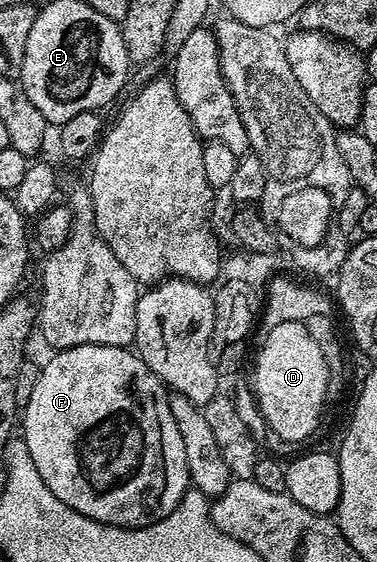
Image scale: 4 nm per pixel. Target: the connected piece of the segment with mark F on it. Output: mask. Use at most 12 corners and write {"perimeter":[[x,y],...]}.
{"perimeter":[[122,346],[42,363],[21,437],[68,510],[133,531],[189,489]]}

